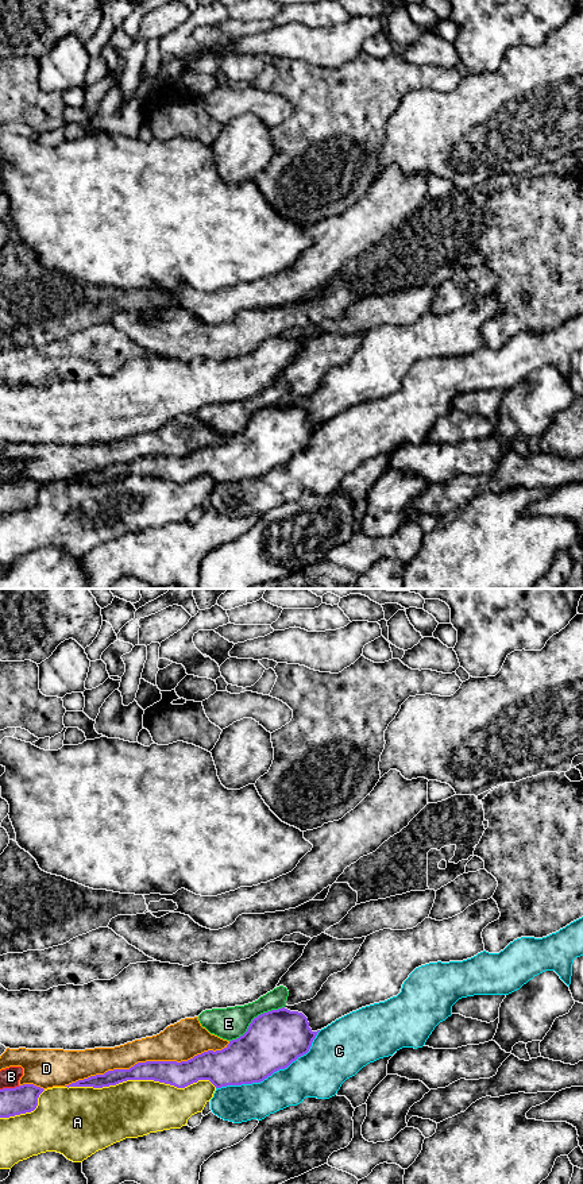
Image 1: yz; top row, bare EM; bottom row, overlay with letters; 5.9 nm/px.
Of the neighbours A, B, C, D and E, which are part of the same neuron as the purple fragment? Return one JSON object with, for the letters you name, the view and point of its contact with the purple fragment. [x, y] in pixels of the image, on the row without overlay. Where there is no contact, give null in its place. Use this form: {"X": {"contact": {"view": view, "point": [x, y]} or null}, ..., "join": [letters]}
{"join": []}

